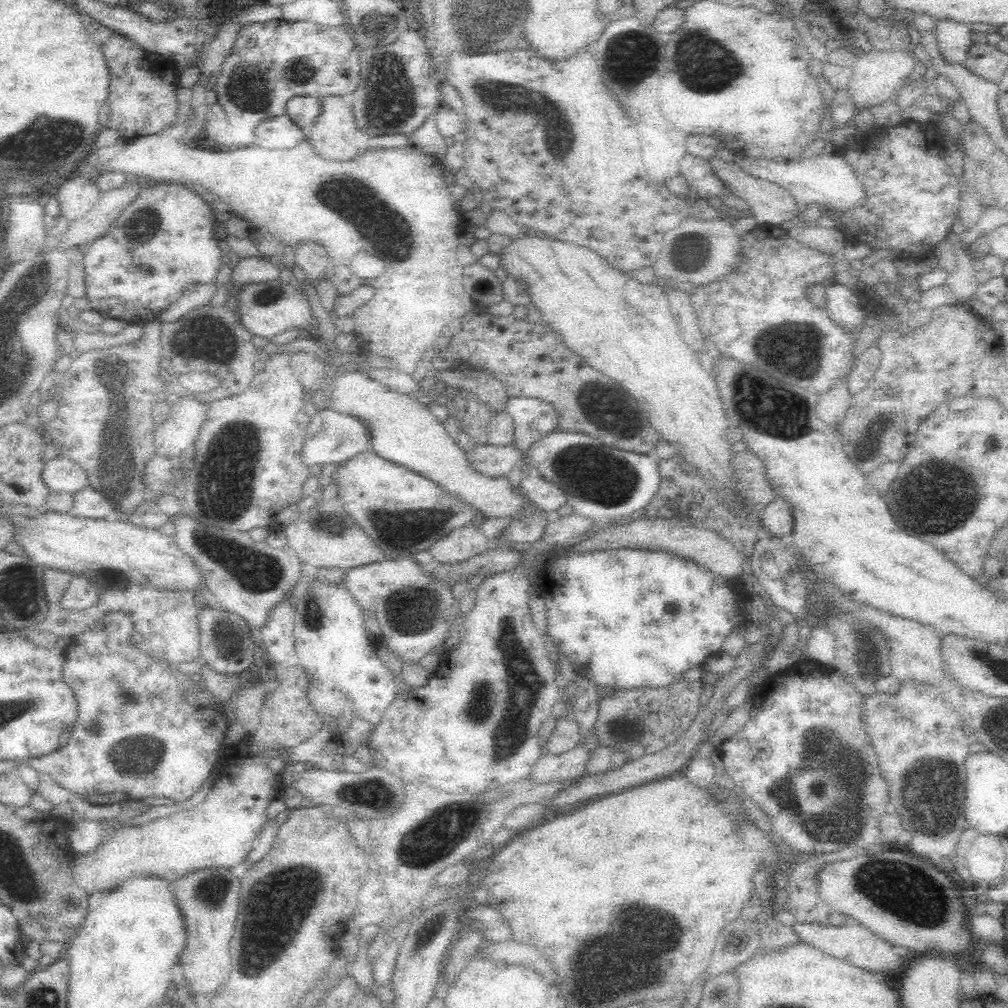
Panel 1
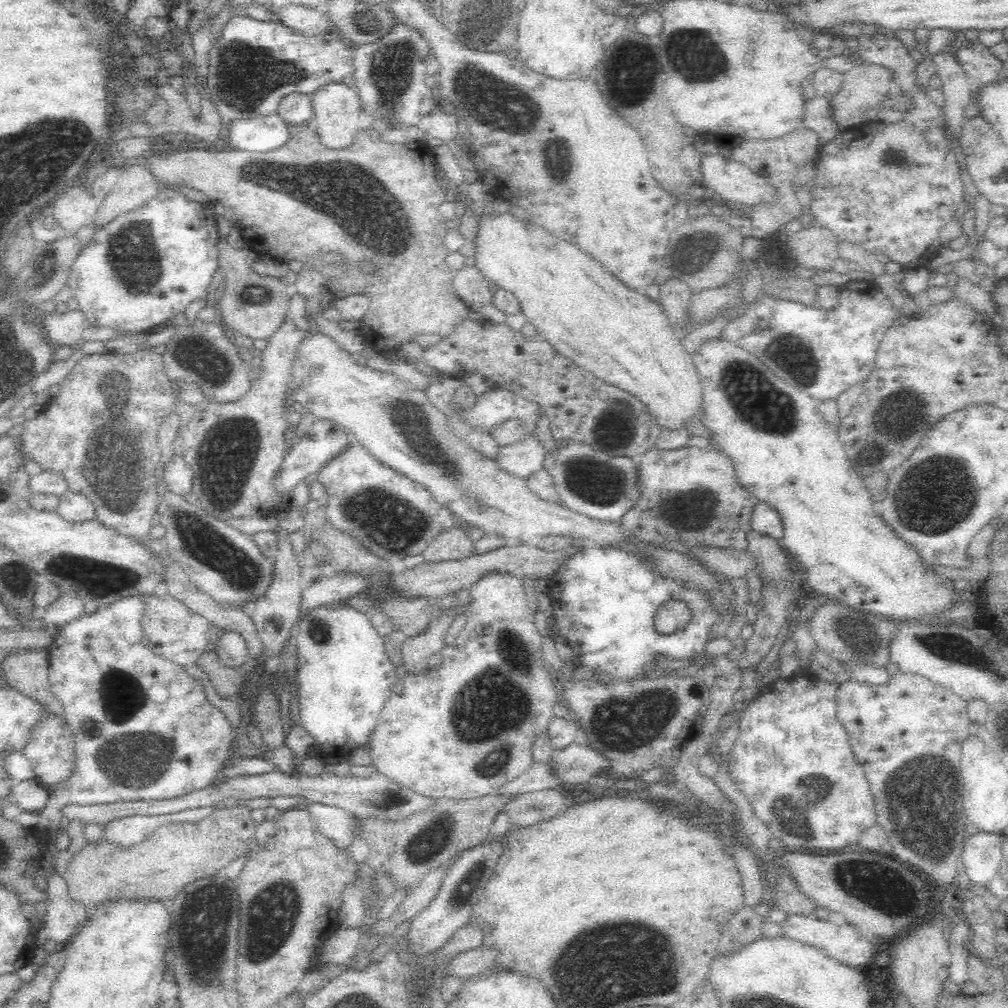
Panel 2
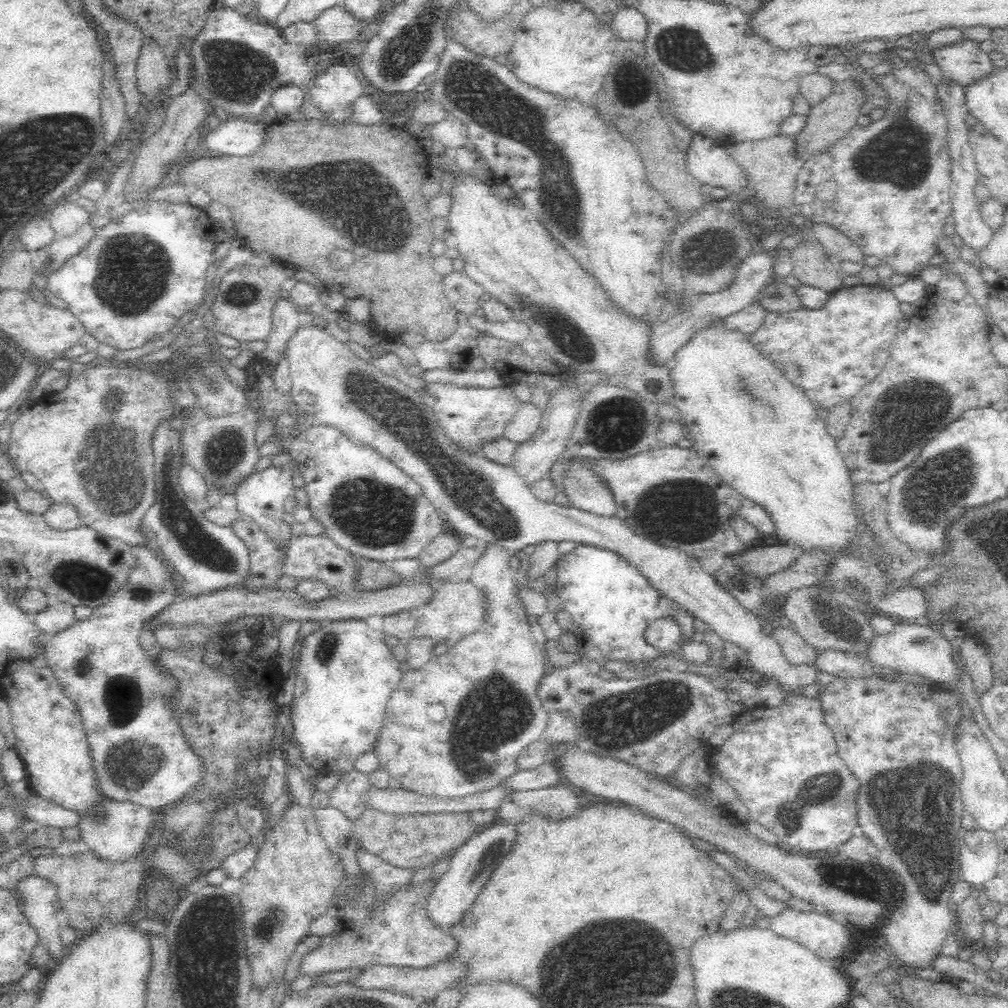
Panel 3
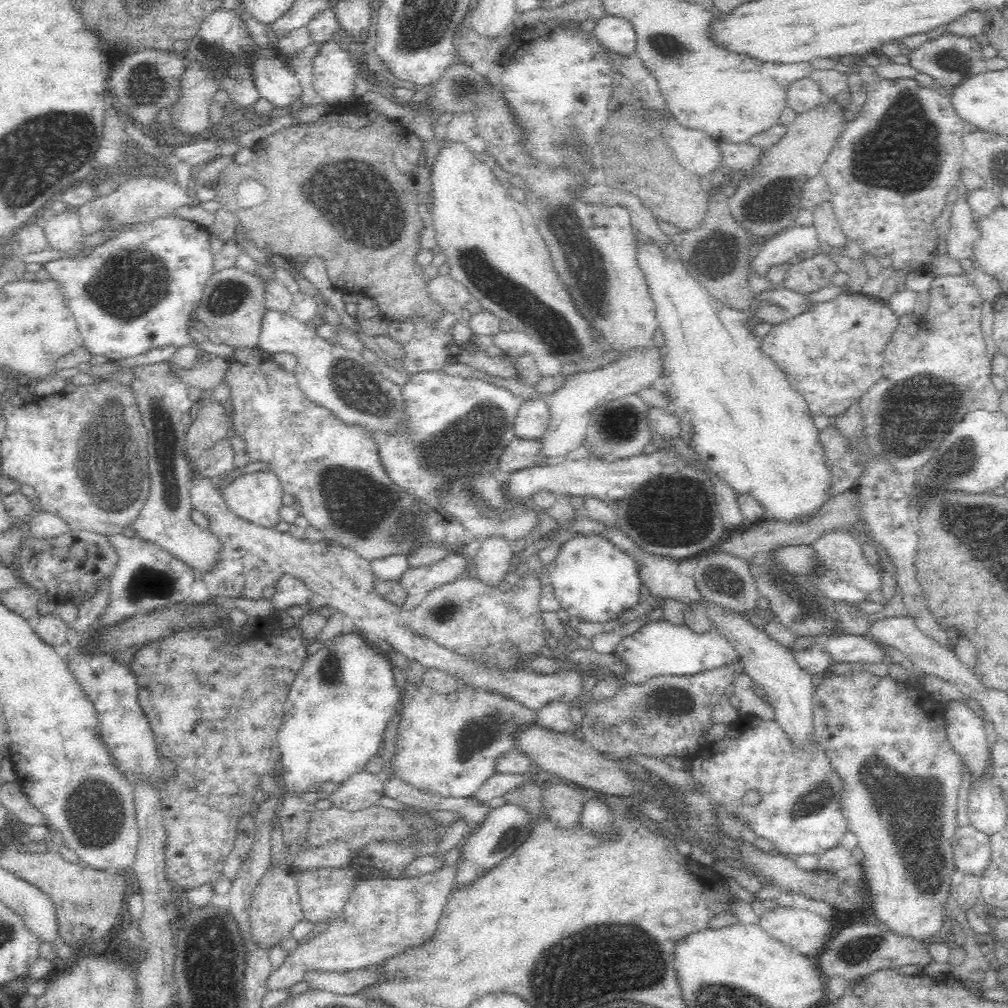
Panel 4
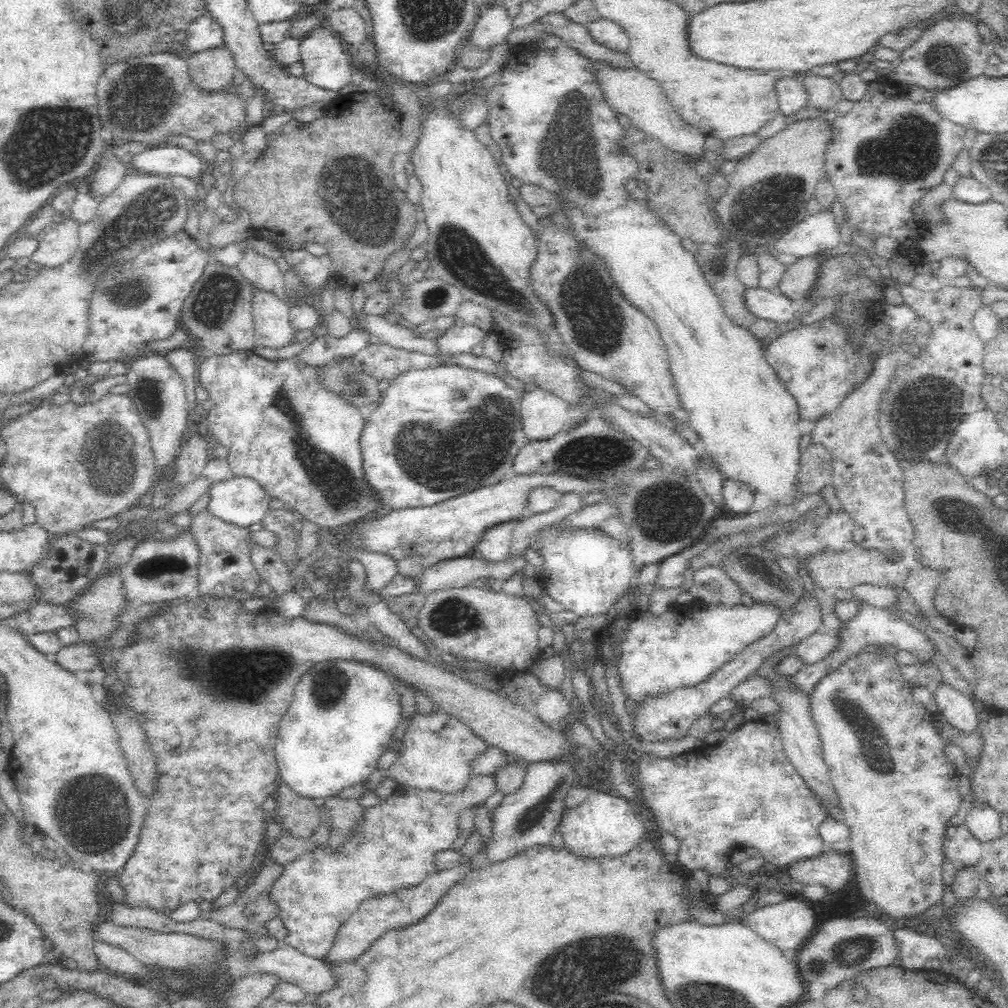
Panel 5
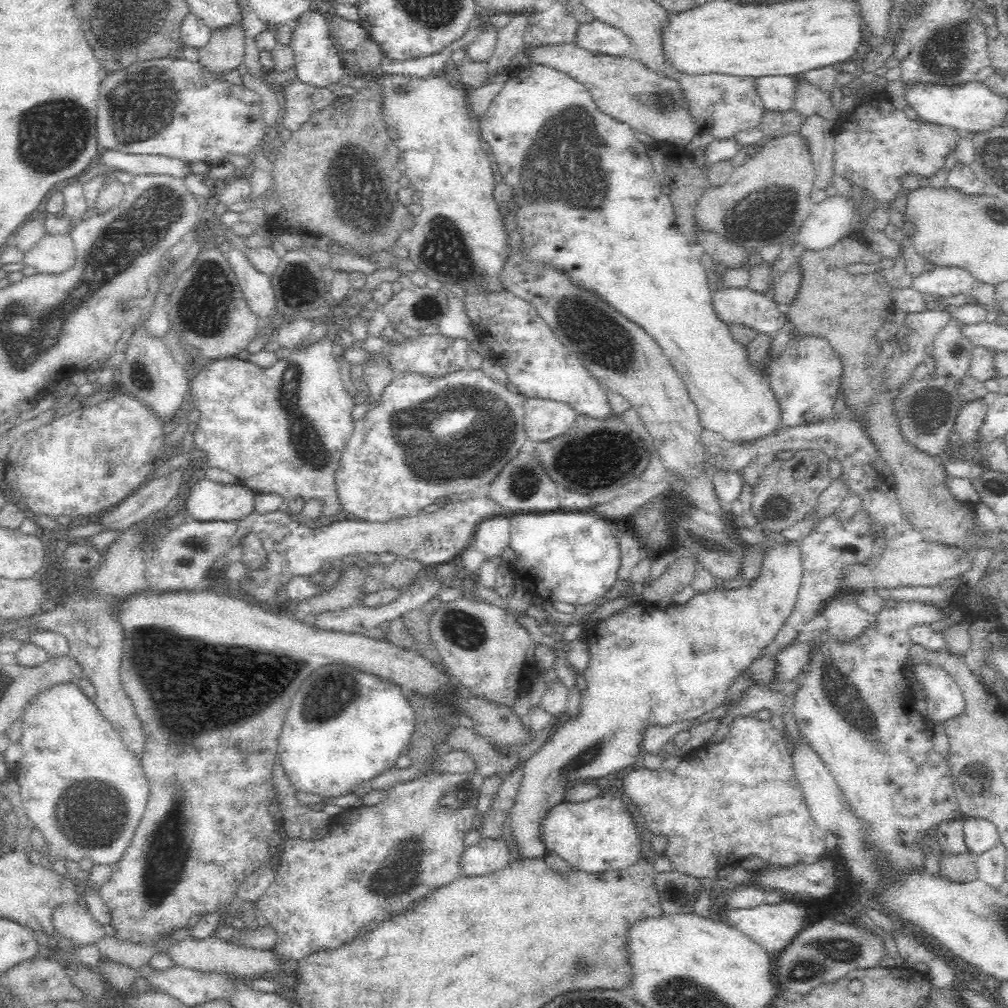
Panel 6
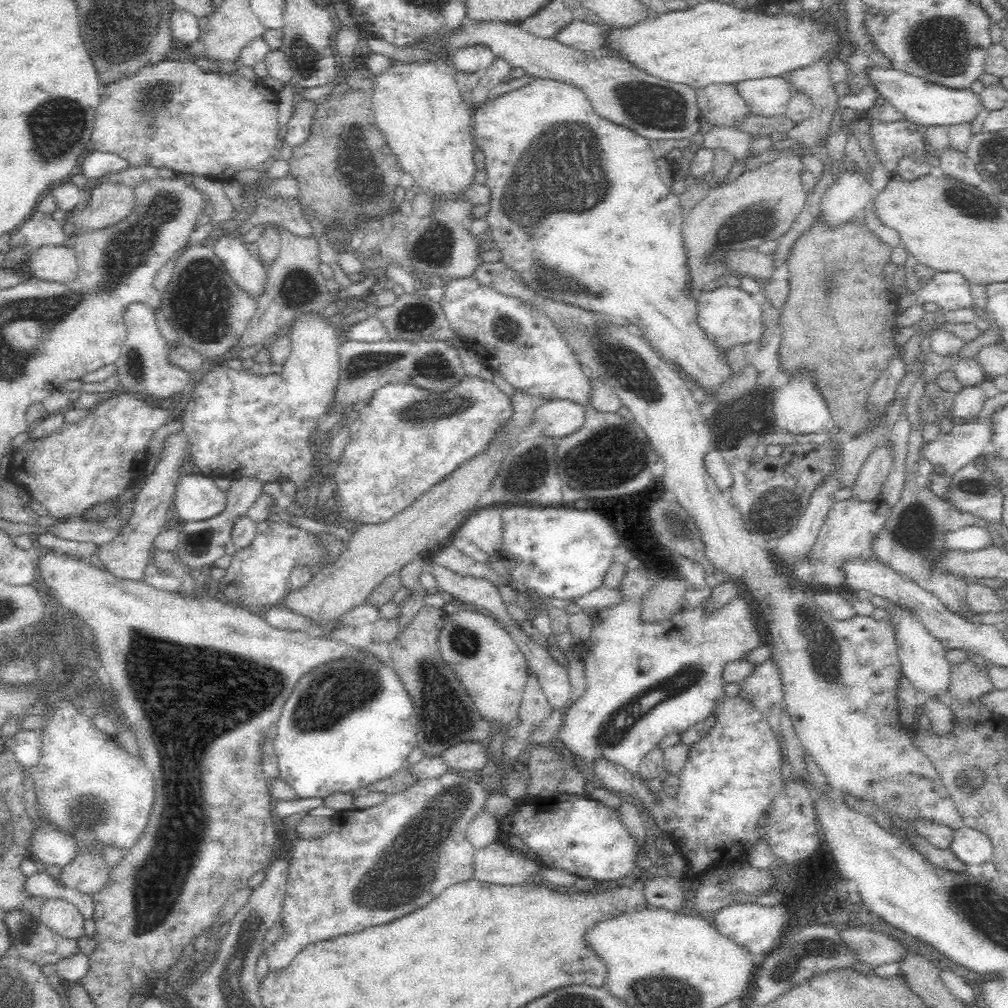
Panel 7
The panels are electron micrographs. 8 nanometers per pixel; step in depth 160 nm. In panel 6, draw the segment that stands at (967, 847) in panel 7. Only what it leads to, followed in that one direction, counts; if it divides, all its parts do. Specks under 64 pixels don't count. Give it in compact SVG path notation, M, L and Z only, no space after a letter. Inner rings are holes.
M962 816L964 821L965 841L972 856L992 848L999 838L994 822L981 816Z

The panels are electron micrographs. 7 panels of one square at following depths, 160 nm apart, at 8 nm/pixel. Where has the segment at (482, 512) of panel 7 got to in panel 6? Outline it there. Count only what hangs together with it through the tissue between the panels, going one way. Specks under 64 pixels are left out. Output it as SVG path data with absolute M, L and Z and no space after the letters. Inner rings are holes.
M491 517L477 526L472 545L489 558L499 559L510 544L509 517Z

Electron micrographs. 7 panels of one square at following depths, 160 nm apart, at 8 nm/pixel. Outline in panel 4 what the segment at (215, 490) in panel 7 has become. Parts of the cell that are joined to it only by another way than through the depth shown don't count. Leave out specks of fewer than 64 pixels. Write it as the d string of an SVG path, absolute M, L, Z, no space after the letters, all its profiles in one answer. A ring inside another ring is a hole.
M267 469L248 474L244 473L229 485L223 486L221 491L227 505L236 516L269 529L275 529L280 524L280 508L284 504L282 496L286 492L280 477L274 471Z

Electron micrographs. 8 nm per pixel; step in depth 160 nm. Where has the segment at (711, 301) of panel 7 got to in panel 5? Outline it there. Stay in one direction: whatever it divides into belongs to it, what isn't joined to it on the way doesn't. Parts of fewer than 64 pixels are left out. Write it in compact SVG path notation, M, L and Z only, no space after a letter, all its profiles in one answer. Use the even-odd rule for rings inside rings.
M760 286L747 288L745 299L750 310L758 318L776 320L778 323L790 321L797 309L797 302L781 291L771 291Z

